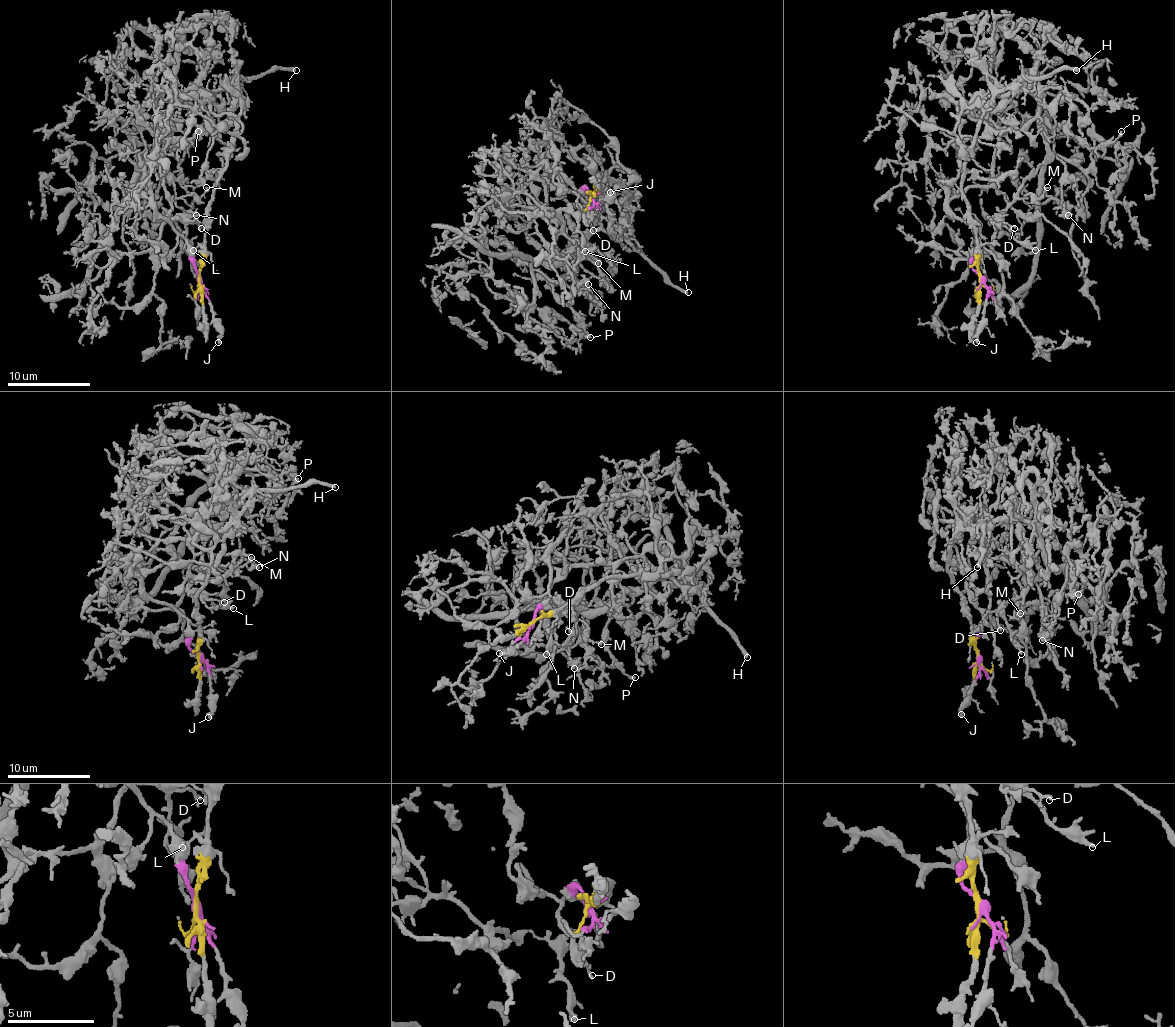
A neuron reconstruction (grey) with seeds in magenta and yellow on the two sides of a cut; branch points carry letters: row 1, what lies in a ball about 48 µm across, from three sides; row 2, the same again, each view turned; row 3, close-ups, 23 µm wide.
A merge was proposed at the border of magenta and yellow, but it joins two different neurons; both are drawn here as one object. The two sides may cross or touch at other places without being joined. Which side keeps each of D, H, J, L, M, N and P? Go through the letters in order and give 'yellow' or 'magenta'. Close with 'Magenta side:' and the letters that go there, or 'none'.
D: magenta
H: yellow
J: magenta
L: magenta
M: magenta
N: magenta
P: magenta
Magenta side: D, J, L, M, N, P

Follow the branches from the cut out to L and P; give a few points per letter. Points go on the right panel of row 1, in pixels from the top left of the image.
L: (981, 278), (977, 236), (948, 203), (992, 182), (998, 141), (1037, 107), (1044, 162), (994, 218), (1035, 251)
P: (981, 278), (948, 205), (992, 182), (998, 141), (1037, 107), (1046, 162), (1058, 128), (1089, 147), (1121, 130)

